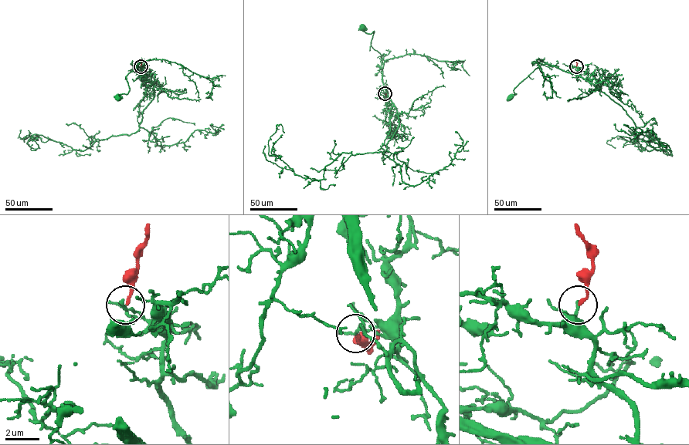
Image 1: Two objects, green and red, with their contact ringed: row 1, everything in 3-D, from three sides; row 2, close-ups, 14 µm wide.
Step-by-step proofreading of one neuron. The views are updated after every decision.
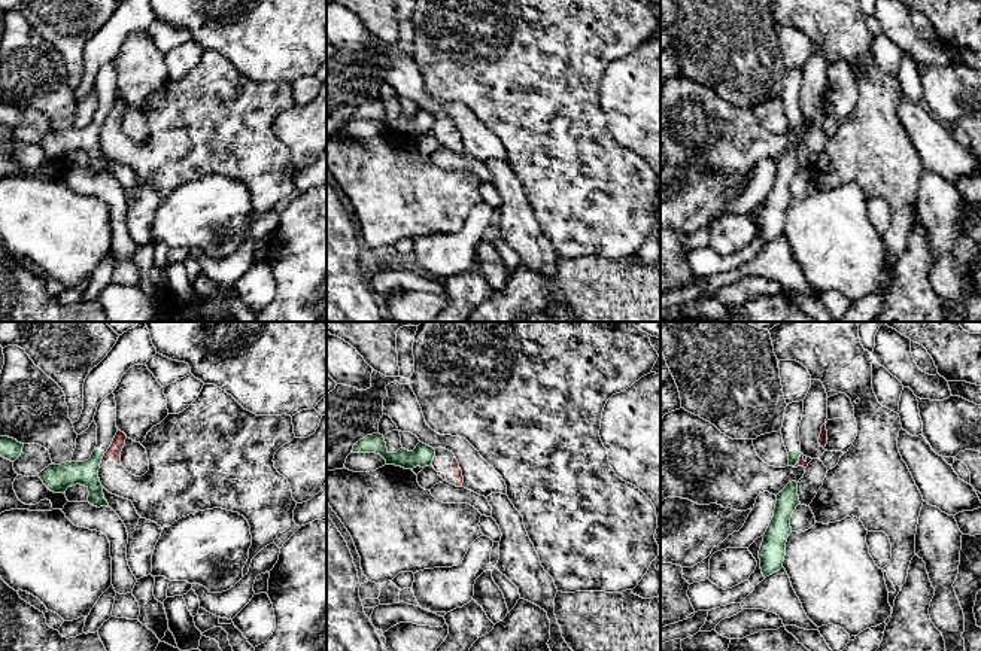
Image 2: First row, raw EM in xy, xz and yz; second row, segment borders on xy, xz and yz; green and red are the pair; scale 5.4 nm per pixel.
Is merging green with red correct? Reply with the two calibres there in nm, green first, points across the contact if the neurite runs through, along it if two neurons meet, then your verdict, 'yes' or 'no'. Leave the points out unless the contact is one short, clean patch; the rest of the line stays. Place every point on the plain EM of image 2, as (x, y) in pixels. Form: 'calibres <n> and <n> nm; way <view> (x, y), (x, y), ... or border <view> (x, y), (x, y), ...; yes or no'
calibres 150 and 80 nm; border xy (105, 119), (99, 133); no

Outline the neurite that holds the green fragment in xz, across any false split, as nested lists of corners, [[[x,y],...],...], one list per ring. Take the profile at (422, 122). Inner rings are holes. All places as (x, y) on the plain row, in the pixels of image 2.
[[[373,100],[359,106],[353,112],[353,119],[376,119],[380,121],[386,131],[401,133],[404,136],[413,136],[416,133],[429,133],[434,127],[435,116],[423,109],[419,109],[413,118],[400,115],[397,119],[389,119],[383,101]]]

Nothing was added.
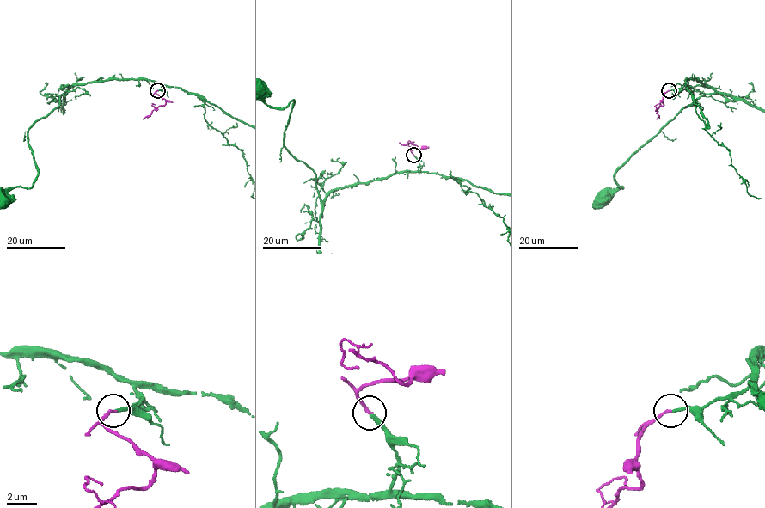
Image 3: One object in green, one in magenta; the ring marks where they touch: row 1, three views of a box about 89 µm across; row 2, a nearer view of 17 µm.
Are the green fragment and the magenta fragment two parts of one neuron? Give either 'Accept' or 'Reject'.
Accept

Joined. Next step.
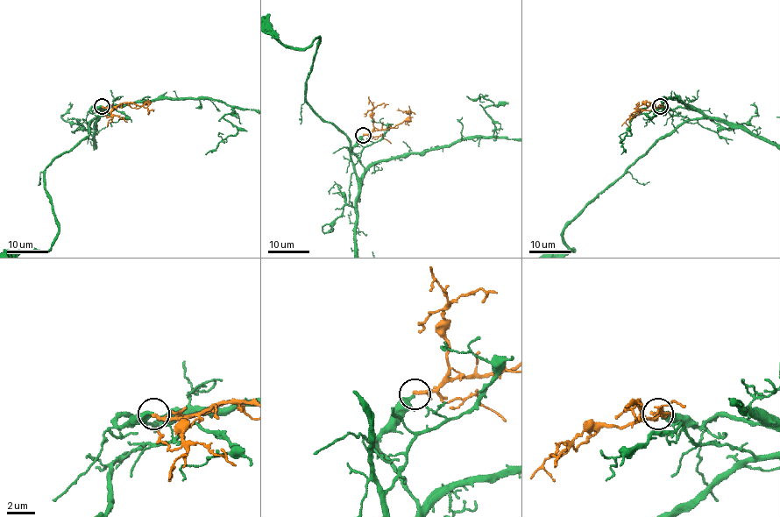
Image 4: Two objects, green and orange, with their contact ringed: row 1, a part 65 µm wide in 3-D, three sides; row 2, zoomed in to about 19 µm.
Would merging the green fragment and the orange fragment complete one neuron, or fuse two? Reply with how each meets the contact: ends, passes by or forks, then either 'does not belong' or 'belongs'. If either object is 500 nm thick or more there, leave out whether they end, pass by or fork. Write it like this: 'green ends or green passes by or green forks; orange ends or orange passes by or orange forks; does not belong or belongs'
green passes by; orange passes by; belongs

